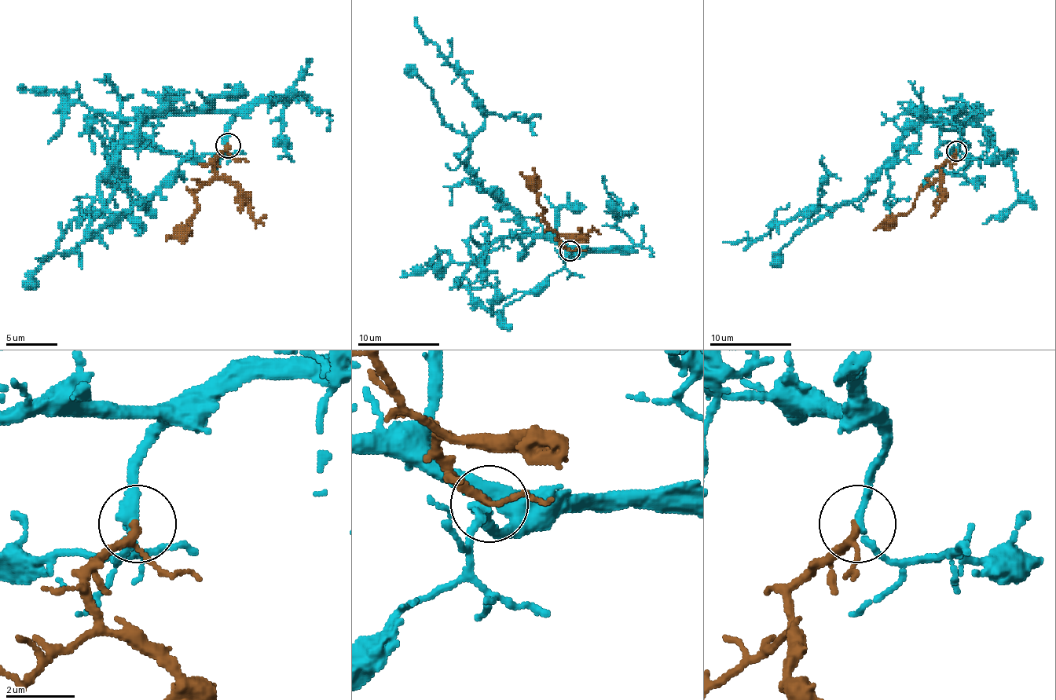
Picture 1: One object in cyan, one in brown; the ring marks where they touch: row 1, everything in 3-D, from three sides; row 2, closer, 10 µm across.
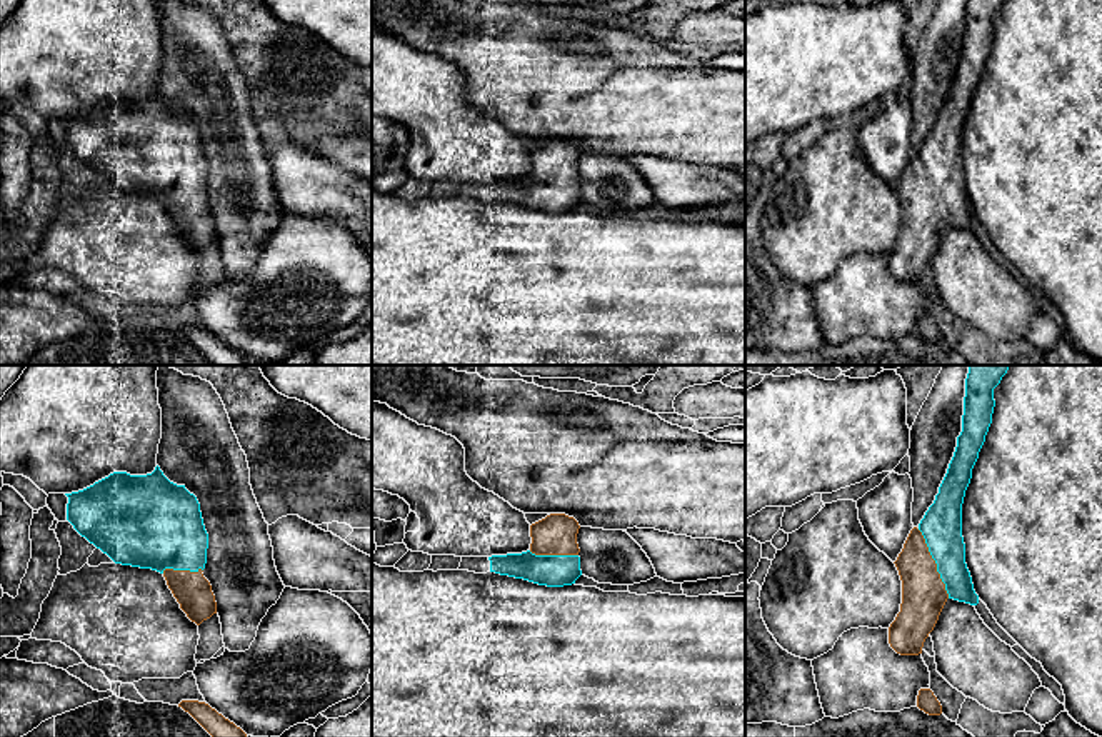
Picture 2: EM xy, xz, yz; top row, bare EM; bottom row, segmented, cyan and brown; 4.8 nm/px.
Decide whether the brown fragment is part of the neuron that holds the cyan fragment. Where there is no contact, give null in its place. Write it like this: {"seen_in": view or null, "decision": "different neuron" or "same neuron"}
{"seen_in": "yz", "decision": "same neuron"}

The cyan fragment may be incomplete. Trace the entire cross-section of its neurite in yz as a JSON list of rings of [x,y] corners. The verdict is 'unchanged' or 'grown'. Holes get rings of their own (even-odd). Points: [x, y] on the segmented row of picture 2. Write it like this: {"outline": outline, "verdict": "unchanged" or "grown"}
{"outline": [[[969,365],[962,432],[934,504],[914,527],[894,562],[902,580],[900,612],[889,644],[900,655],[919,655],[949,599],[979,604],[965,564],[962,504],[995,407],[994,389],[1009,365]]], "verdict": "grown"}

